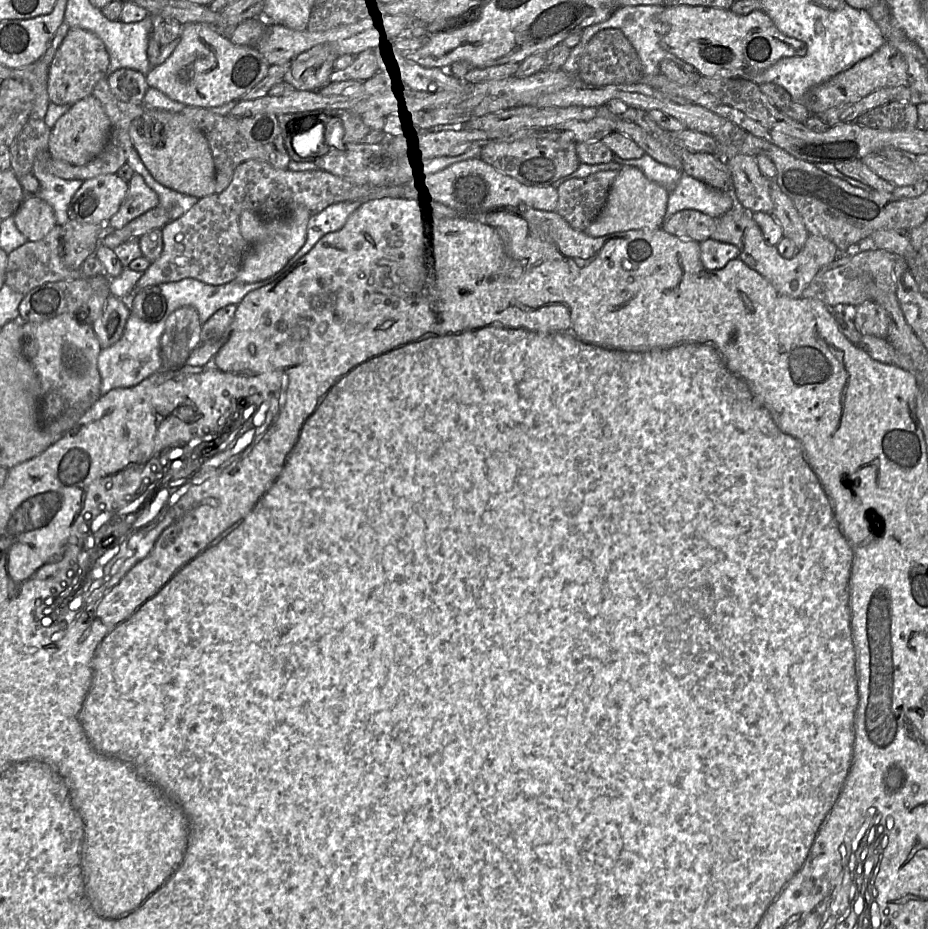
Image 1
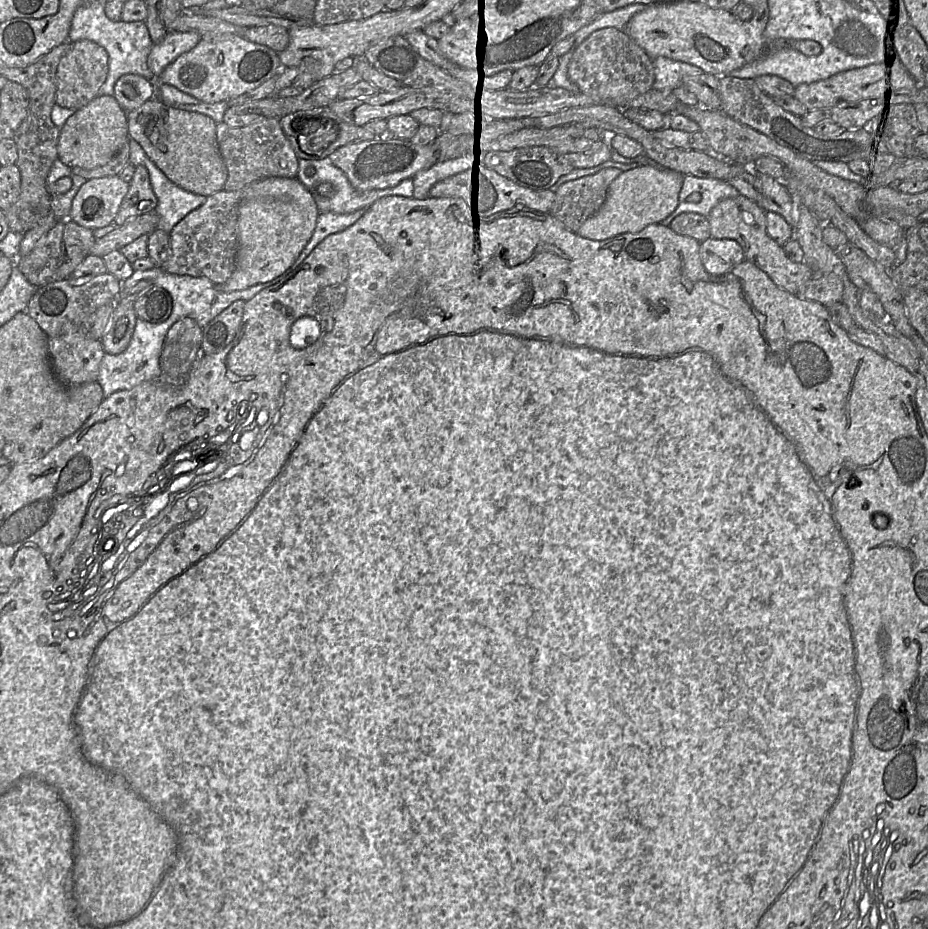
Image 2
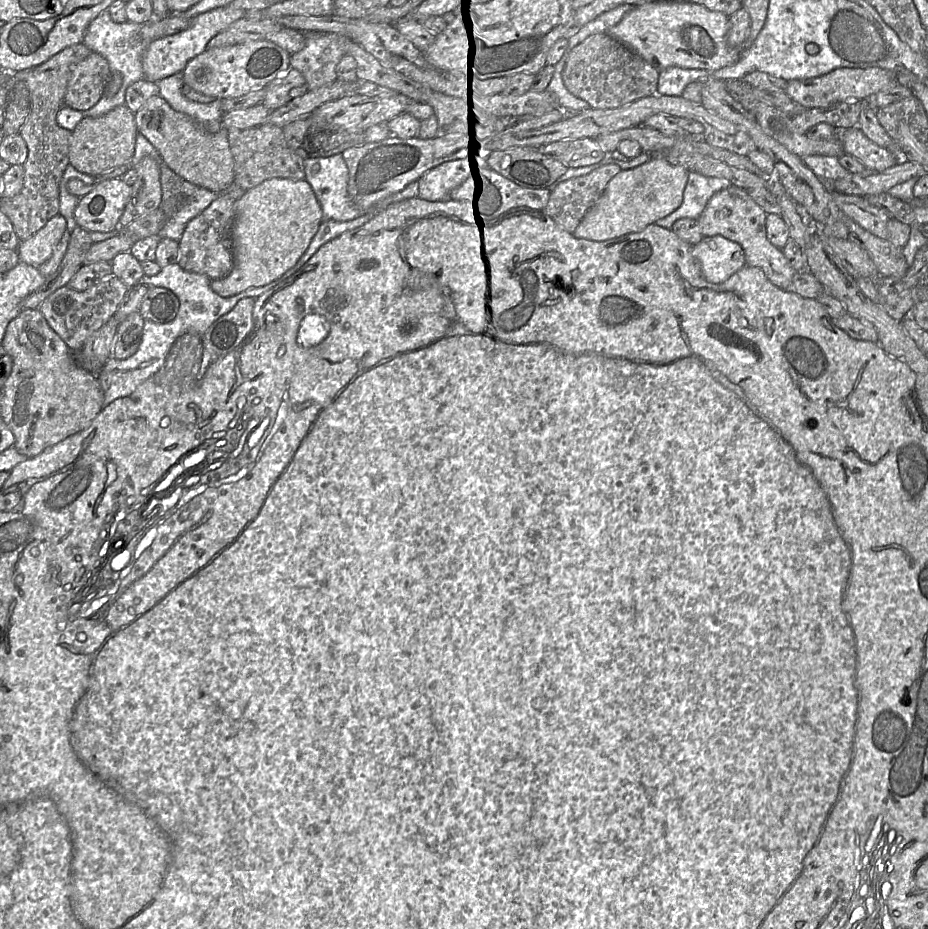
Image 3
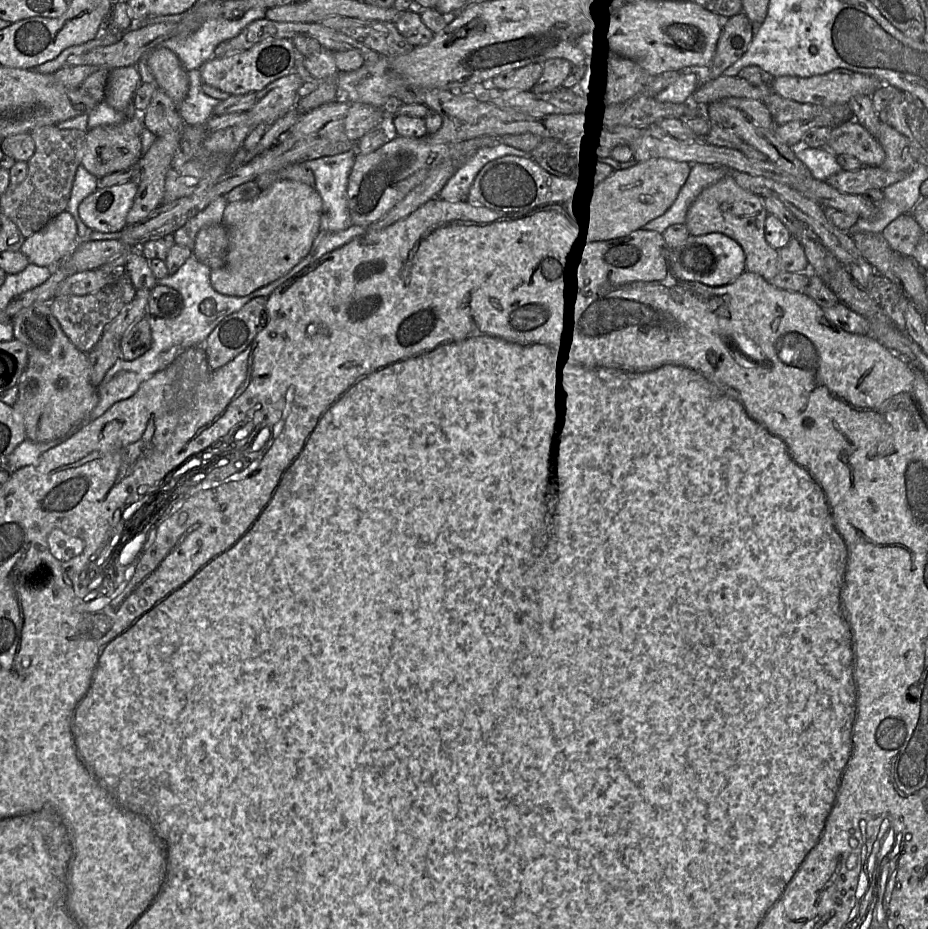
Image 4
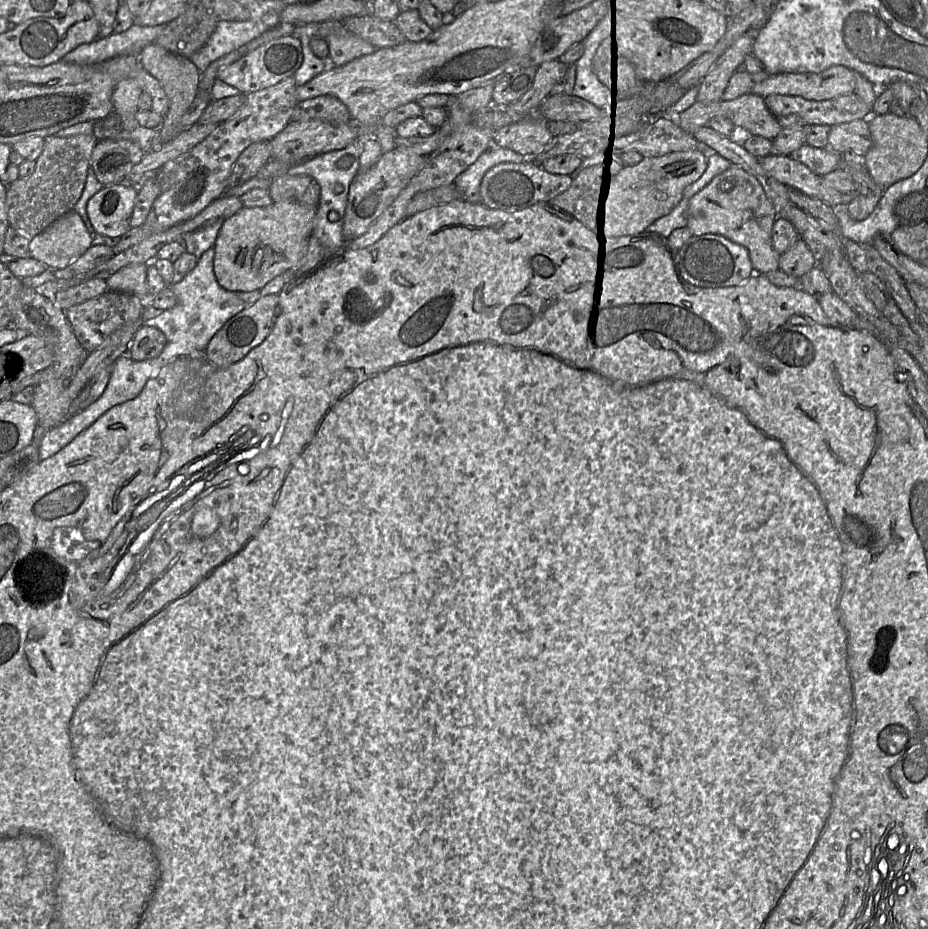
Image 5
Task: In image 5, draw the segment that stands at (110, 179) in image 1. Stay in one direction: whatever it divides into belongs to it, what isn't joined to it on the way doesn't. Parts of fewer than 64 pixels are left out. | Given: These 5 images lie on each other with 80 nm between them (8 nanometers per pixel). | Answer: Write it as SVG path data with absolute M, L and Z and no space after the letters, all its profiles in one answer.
M128 183L103 186L87 203L86 211L94 231L119 239L130 228L137 191Z

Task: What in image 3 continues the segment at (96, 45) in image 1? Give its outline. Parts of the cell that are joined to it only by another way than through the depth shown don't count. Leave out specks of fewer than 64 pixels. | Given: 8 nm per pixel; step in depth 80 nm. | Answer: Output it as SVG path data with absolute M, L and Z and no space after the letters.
M91 52L71 69L64 96L64 106L81 112L96 105L105 94L111 78L106 58Z

